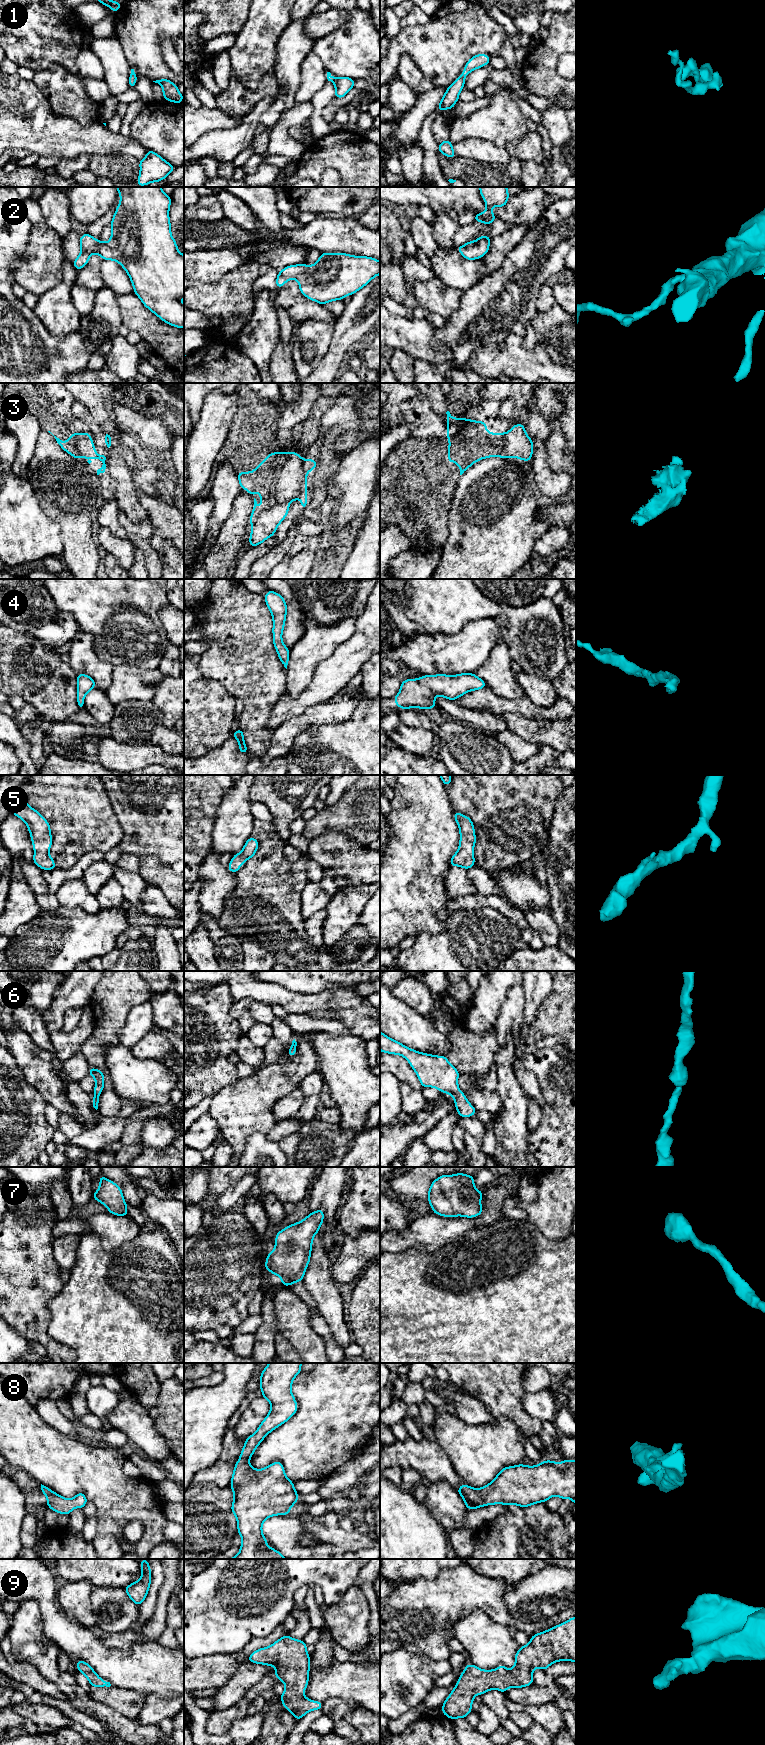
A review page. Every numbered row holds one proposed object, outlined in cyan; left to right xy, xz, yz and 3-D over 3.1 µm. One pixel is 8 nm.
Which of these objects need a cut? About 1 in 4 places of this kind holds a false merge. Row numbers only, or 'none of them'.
3

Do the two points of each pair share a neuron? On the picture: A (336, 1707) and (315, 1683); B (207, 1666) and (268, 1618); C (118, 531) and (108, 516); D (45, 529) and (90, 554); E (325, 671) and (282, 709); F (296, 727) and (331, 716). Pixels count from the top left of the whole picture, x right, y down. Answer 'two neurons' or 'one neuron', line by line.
A: two neurons
B: two neurons
C: one neuron
D: two neurons
E: one neuron
F: one neuron

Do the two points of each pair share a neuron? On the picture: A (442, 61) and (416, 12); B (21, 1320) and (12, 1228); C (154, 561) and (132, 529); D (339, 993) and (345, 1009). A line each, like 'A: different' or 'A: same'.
A: different
B: same
C: same
D: same

